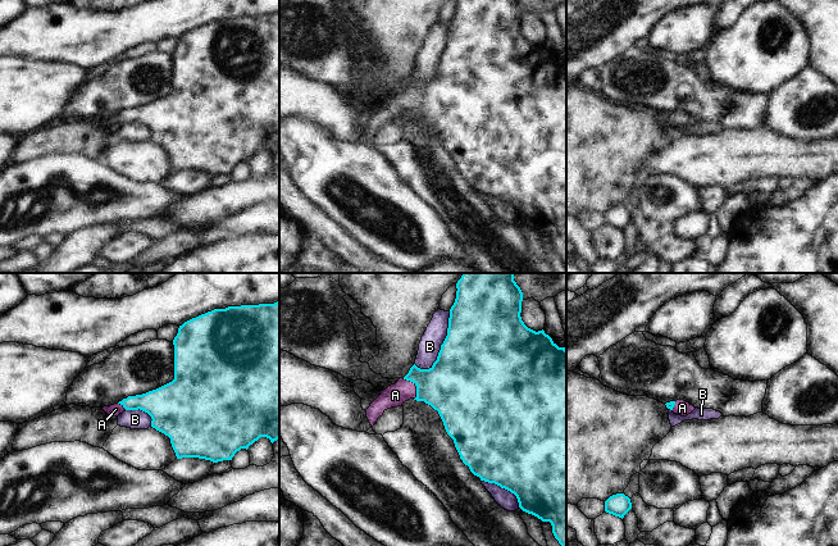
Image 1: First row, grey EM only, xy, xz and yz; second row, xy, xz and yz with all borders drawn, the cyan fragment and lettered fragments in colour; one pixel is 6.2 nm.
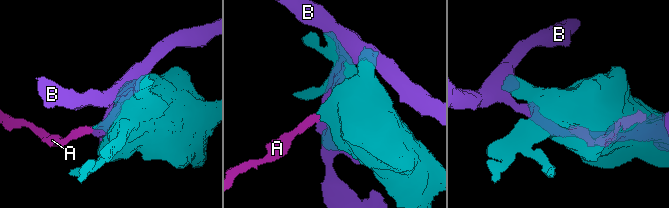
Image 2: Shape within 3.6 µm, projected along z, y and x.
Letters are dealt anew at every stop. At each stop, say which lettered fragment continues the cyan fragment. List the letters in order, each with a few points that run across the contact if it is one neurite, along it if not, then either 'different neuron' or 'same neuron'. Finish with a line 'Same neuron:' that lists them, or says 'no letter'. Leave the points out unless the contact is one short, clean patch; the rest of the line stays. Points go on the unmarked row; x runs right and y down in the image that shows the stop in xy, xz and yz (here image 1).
A: xz (455, 99), (415, 98), (395, 108) | same neuron
B: different neuron
Same neuron: A

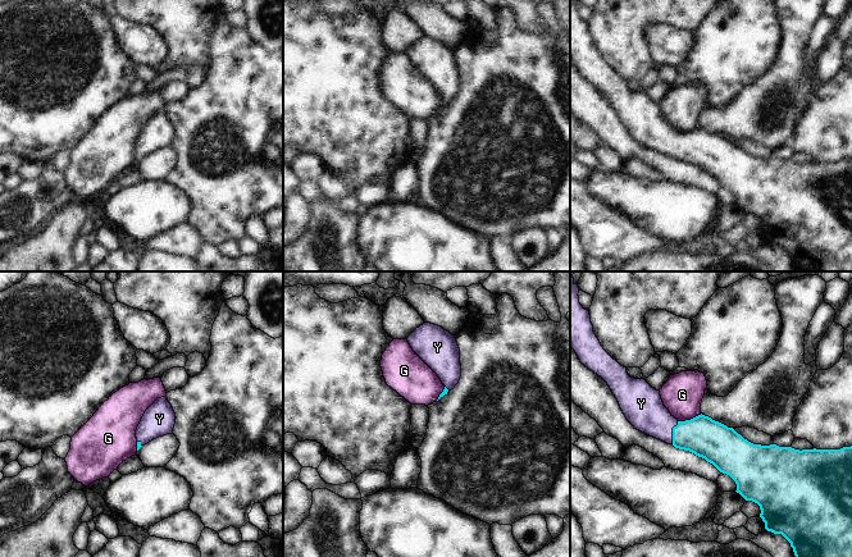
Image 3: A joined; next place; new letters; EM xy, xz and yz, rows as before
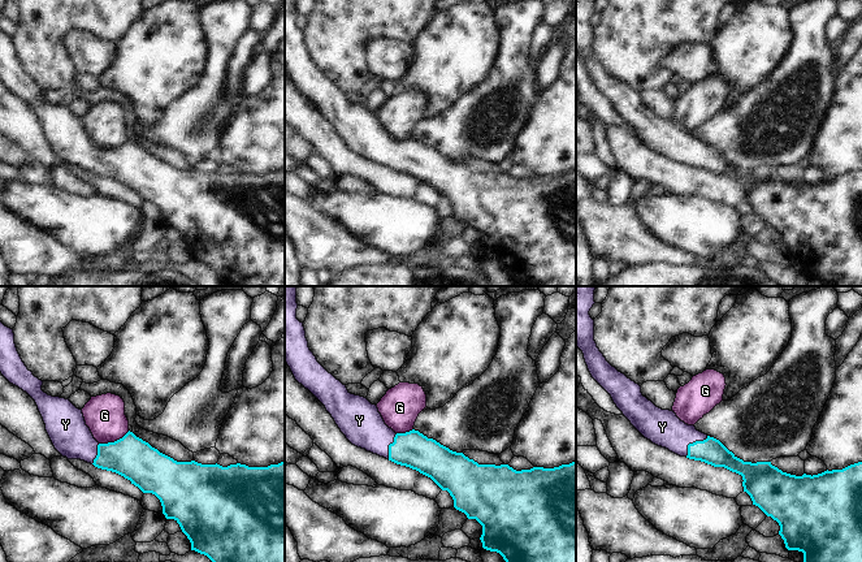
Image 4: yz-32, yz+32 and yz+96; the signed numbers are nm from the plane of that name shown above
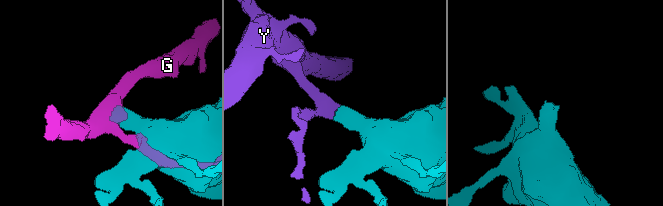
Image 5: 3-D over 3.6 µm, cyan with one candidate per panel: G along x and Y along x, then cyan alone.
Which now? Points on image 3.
G: different neuron
Y: yz (706, 151), (702, 149), (673, 146), (643, 121) | same neuron
Same neuron: Y

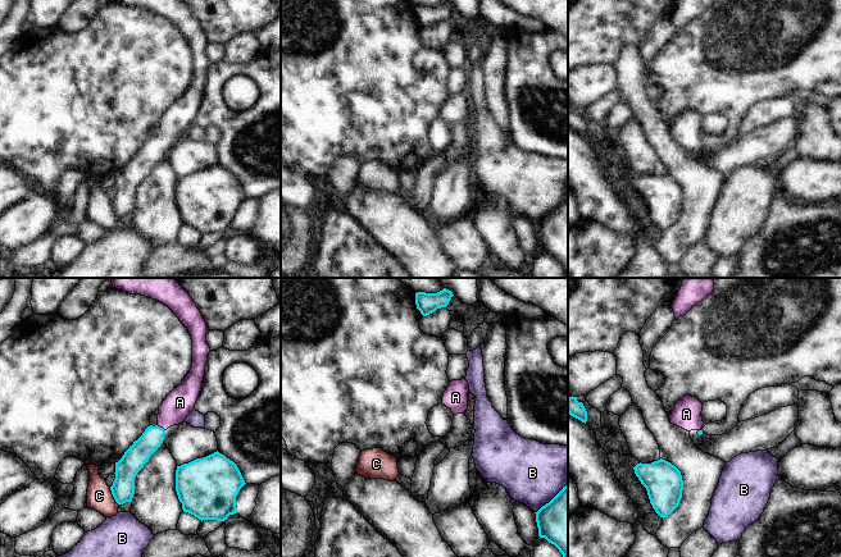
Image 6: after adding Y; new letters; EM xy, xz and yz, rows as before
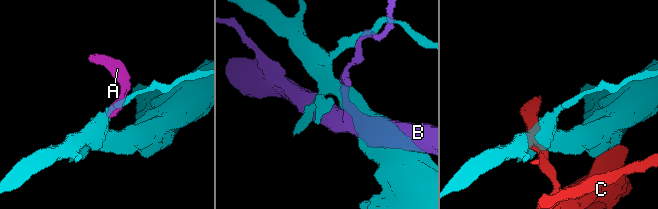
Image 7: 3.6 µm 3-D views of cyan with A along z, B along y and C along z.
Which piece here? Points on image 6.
A: xy (137, 168), (159, 140), (180, 115) | same neuron
B: different neuron
C: different neuron
Same neuron: A

